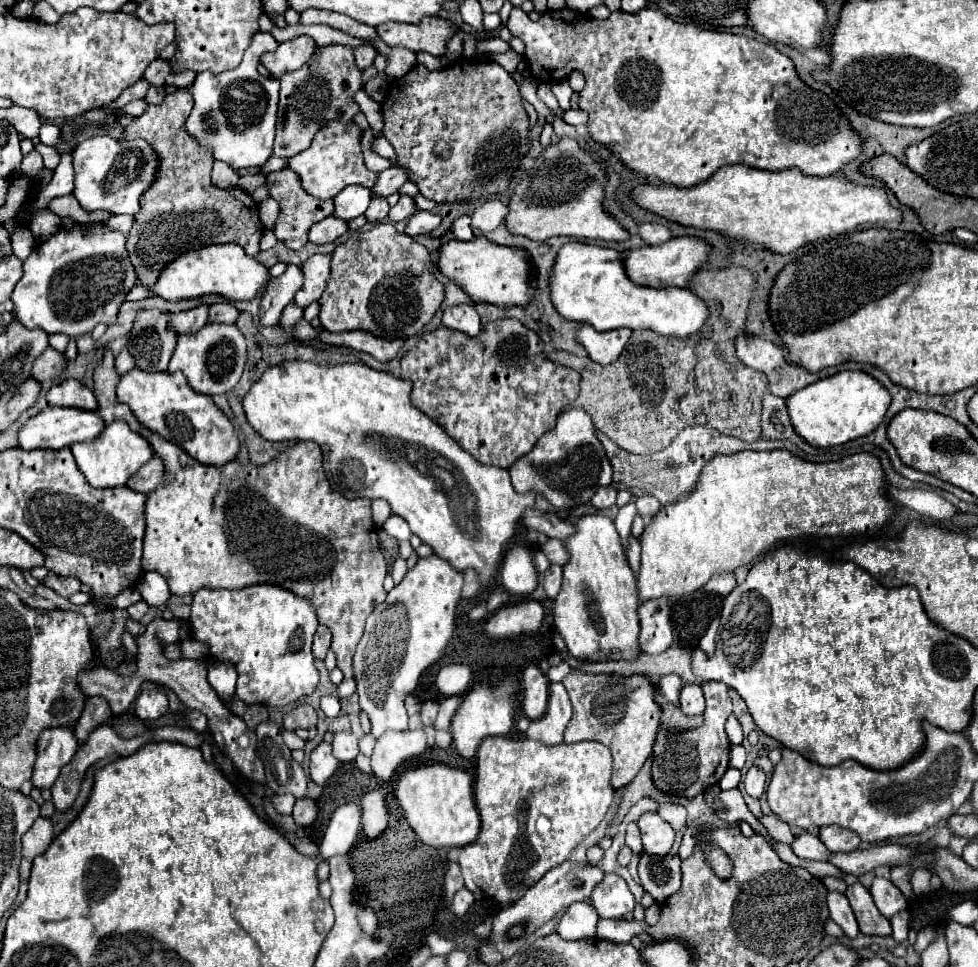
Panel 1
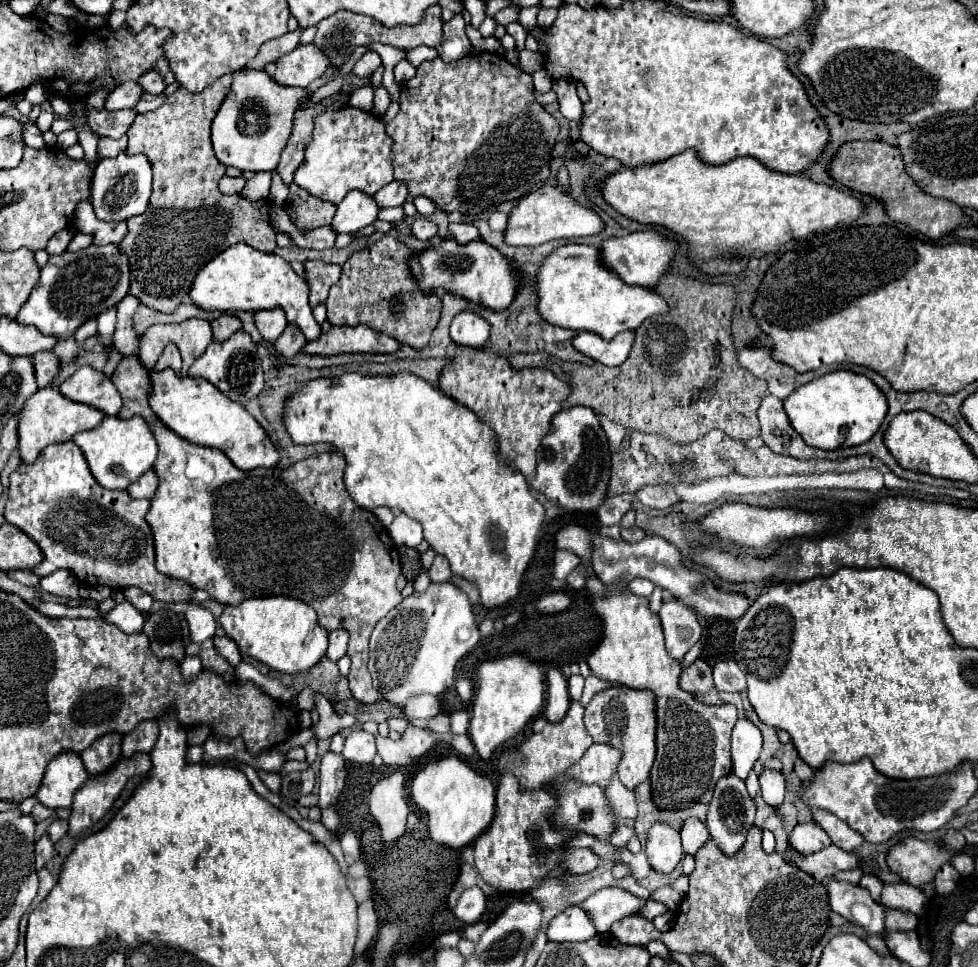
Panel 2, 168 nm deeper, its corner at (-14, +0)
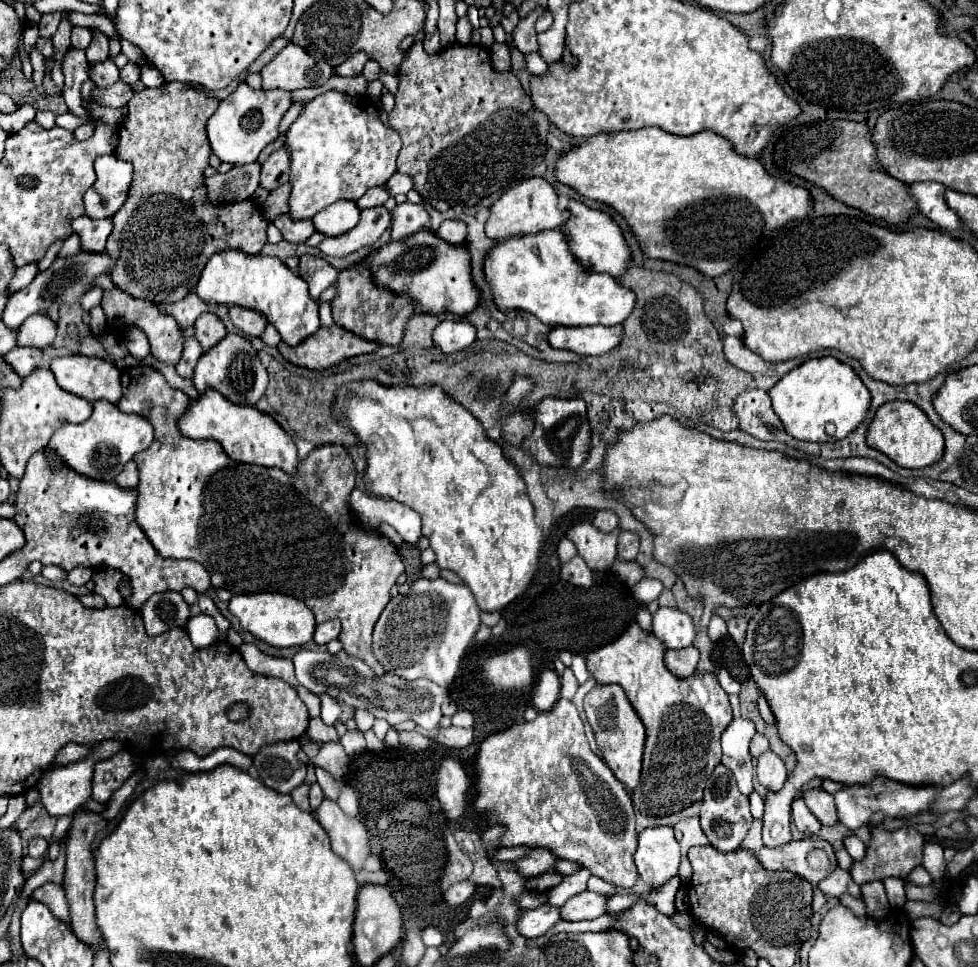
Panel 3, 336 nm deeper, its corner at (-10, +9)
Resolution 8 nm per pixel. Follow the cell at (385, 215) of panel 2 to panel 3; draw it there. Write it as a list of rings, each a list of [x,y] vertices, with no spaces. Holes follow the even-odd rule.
[[[384,205],[380,207],[372,207],[368,211],[362,211],[360,221],[354,229],[350,229],[348,233],[340,235],[340,237],[328,237],[324,239],[318,249],[324,255],[348,255],[352,251],[358,251],[360,247],[372,245],[386,229],[390,227],[390,213]]]

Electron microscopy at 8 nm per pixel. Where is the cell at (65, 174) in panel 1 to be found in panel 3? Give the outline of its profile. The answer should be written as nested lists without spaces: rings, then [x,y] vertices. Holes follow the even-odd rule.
[[[64,113],[64,115],[58,115],[58,119],[56,119],[56,125],[58,125],[58,127],[70,129],[70,131],[74,131],[76,127],[86,125],[86,123],[94,123],[94,117],[92,117],[92,115],[78,117],[78,115],[72,115],[72,113]]]

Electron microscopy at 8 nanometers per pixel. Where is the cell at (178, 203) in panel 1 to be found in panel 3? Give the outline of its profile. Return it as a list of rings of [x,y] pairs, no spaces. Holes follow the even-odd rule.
[[[166,83],[166,89],[144,89],[140,93],[136,93],[130,101],[128,101],[128,115],[126,119],[118,125],[118,135],[120,135],[120,141],[118,141],[118,147],[116,147],[116,157],[122,159],[122,161],[130,161],[134,165],[134,177],[132,177],[132,185],[128,189],[128,199],[126,203],[118,209],[118,213],[112,217],[112,223],[114,223],[114,229],[108,237],[108,243],[106,243],[106,253],[112,257],[114,261],[114,267],[110,269],[110,279],[112,283],[116,283],[118,289],[122,289],[124,293],[136,297],[136,299],[146,299],[146,301],[152,301],[152,303],[176,303],[180,299],[184,299],[192,287],[196,287],[198,283],[198,277],[204,269],[204,265],[208,263],[208,259],[214,255],[214,253],[220,253],[220,251],[228,251],[228,249],[238,249],[238,251],[244,251],[246,255],[258,255],[260,249],[264,247],[266,243],[266,227],[268,223],[262,219],[260,215],[260,207],[254,203],[254,201],[240,201],[240,203],[228,203],[228,205],[222,205],[222,207],[216,207],[212,203],[208,203],[208,197],[206,197],[206,187],[204,187],[204,169],[208,167],[208,155],[210,155],[210,143],[208,143],[208,137],[206,137],[206,121],[214,115],[216,107],[218,107],[218,99],[212,99],[212,97],[206,97],[204,93],[200,93],[198,89],[190,87],[190,85],[182,85],[182,83]]]

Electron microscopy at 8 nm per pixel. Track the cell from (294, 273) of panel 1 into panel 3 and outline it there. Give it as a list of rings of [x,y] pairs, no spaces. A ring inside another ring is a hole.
[[[228,307],[228,315],[232,323],[240,329],[240,333],[250,335],[250,337],[258,337],[260,331],[264,331],[266,327],[264,319],[260,319],[256,311],[244,311],[244,307]]]

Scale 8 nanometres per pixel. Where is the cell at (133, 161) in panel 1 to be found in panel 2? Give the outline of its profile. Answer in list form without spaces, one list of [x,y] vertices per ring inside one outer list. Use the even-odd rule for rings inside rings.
[[[120,152],[116,158],[100,158],[94,170],[94,178],[92,178],[92,190],[90,190],[90,198],[92,198],[92,206],[94,212],[98,216],[98,220],[128,220],[132,216],[144,214],[148,210],[148,200],[150,200],[150,192],[152,192],[152,164],[144,154],[126,154]]]

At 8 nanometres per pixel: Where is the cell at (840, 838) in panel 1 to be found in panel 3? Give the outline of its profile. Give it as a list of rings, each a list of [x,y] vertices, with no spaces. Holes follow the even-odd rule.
[[[808,789],[802,793],[808,809],[820,819],[822,825],[836,825],[836,805],[834,805],[834,797],[824,791],[824,789]]]

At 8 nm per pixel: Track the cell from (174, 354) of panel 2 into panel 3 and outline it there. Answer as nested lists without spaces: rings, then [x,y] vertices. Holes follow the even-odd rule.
[[[110,289],[110,291],[104,291],[102,309],[106,313],[106,329],[110,333],[114,333],[114,335],[116,335],[116,331],[122,333],[122,329],[126,329],[126,325],[132,323],[134,327],[138,327],[146,333],[150,347],[152,347],[152,357],[156,357],[164,363],[172,363],[172,365],[180,359],[182,349],[184,349],[184,333],[182,333],[180,325],[176,323],[176,319],[172,315],[160,313],[156,303],[150,303],[150,301],[144,301],[144,299],[142,301],[134,299],[120,289]]]

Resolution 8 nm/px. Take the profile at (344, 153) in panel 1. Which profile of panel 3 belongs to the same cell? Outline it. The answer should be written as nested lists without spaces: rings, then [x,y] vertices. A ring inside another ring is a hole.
[[[326,91],[306,103],[300,117],[288,127],[284,147],[290,151],[290,219],[312,219],[318,211],[338,199],[358,201],[370,187],[384,185],[396,171],[396,157],[400,153],[400,135],[380,121],[374,101],[366,95],[350,97],[340,91]]]

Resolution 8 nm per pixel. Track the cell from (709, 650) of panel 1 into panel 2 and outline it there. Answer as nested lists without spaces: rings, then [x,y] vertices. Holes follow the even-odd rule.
[[[732,658],[718,660],[712,668],[714,672],[714,686],[726,692],[742,692],[746,690],[744,672],[738,670],[738,664]]]

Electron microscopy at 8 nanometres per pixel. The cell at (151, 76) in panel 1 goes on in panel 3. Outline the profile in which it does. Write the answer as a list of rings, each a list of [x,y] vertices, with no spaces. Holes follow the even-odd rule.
[[[126,63],[120,69],[120,81],[124,81],[124,83],[136,83],[138,77],[140,77],[140,69],[134,63]]]

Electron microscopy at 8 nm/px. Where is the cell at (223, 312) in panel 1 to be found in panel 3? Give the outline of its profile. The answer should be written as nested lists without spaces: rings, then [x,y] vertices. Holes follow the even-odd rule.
[[[200,315],[200,319],[196,319],[194,325],[194,337],[206,353],[226,337],[226,329],[220,323],[220,319],[216,319],[216,315]]]

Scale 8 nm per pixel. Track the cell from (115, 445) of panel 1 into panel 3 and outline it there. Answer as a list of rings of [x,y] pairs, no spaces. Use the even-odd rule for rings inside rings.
[[[106,399],[94,401],[92,407],[94,411],[88,421],[78,425],[66,423],[64,427],[56,429],[44,453],[48,455],[50,463],[58,459],[60,463],[64,463],[66,467],[70,467],[72,471],[80,475],[86,475],[98,481],[112,481],[136,453],[150,447],[154,439],[154,431],[144,417],[122,413],[116,405],[108,403]]]

